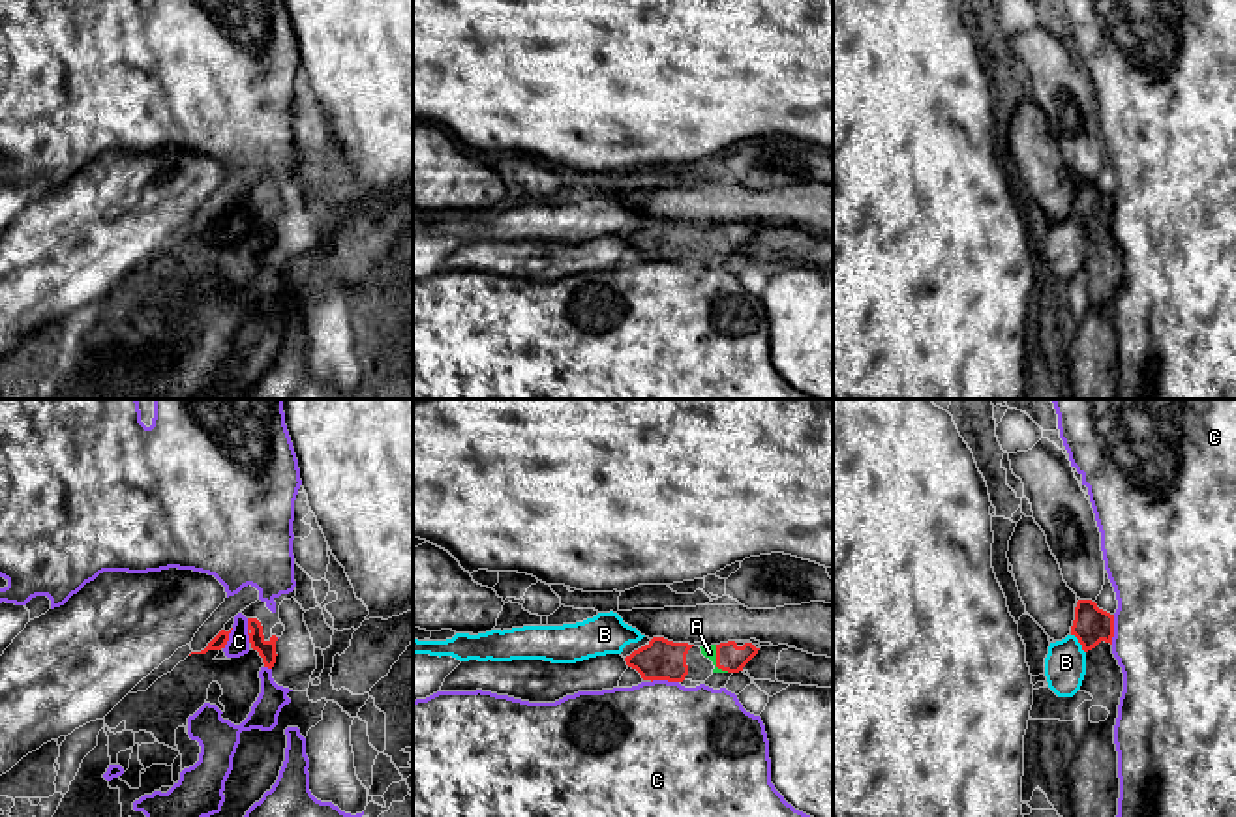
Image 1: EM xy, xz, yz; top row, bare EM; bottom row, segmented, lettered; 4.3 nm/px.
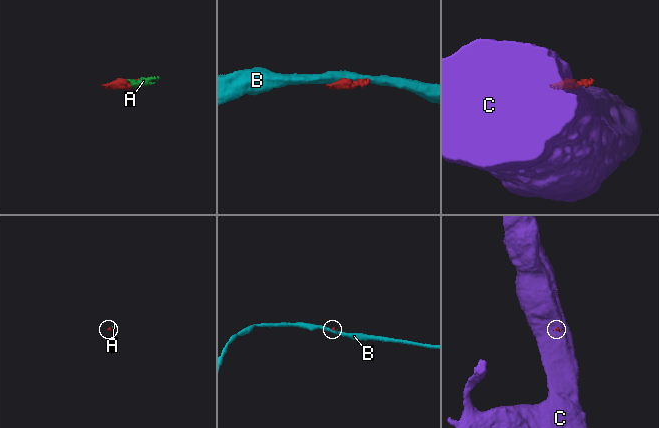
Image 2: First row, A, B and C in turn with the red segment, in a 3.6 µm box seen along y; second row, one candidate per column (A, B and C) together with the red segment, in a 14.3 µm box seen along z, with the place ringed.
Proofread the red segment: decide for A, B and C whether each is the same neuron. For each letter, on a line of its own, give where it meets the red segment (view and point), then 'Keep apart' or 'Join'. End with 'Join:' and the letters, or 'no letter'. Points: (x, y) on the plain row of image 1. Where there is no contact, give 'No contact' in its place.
A: Touches red at xz (717, 242). Join
B: Touches red at yz (1079, 222). Keep apart
C: Touches red at yz (1113, 210). Keep apart
Join: A

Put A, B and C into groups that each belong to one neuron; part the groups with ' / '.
A / B / C

